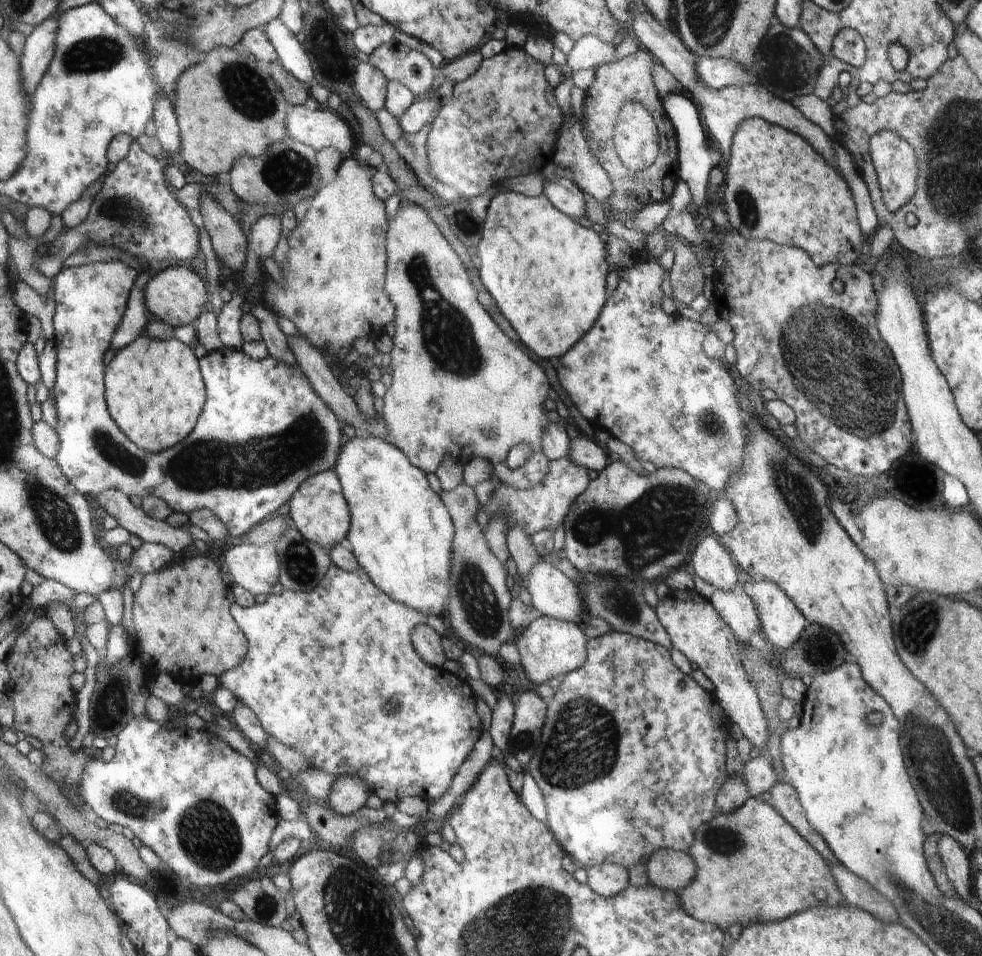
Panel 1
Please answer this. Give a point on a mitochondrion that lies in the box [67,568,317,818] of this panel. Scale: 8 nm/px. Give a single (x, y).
(107, 714)

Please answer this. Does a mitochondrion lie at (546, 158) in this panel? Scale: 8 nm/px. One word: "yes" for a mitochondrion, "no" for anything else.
no

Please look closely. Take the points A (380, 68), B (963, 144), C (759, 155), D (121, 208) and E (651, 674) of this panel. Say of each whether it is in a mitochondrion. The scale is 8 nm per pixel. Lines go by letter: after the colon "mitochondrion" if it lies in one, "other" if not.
A: other
B: mitochondrion
C: other
D: mitochondrion
E: other

